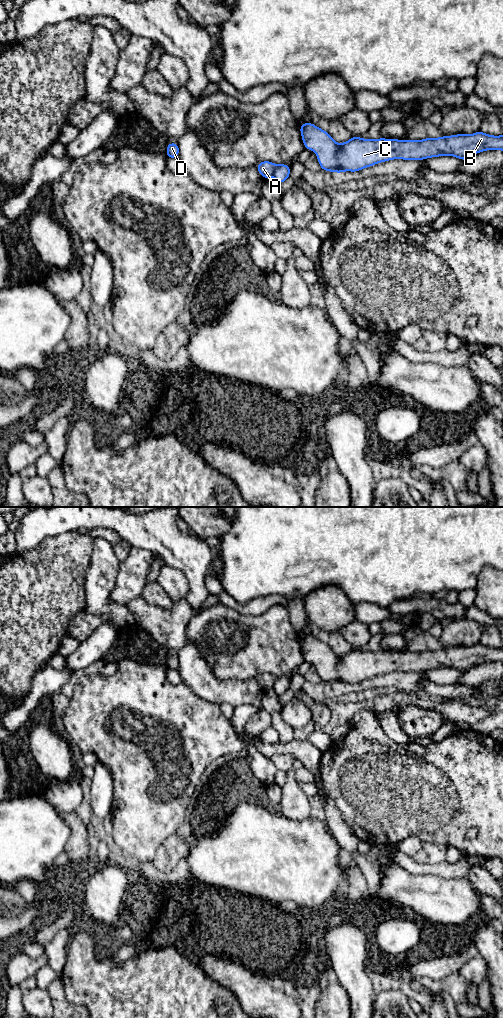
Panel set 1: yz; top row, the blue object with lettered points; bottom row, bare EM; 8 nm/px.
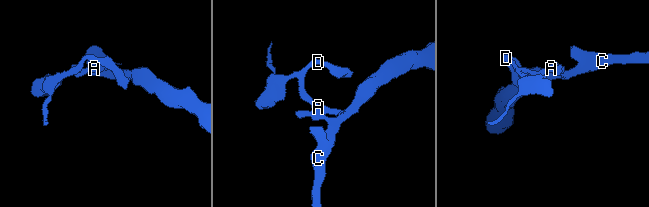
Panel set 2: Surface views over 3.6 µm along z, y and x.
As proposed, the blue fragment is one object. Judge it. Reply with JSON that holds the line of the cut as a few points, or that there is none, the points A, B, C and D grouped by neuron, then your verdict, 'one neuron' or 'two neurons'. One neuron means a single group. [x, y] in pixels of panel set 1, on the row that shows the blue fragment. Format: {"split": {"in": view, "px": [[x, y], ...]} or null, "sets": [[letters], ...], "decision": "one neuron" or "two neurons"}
{"split": {"in": "yz", "px": [[277, 166], [272, 175]]}, "sets": [["A", "D"], ["B", "C"]], "decision": "two neurons"}

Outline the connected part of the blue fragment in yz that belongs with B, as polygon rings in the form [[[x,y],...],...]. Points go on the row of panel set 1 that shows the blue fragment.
[[[303,123],[300,132],[306,149],[315,151],[321,170],[356,172],[377,163],[393,160],[424,160],[438,156],[455,156],[466,160],[486,150],[503,151],[503,135],[492,136],[480,130],[474,134],[457,134],[423,140],[362,139],[353,136],[338,144],[330,134],[314,124]]]

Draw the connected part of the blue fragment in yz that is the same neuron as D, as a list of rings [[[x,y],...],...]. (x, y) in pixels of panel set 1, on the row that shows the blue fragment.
[[[168,143],[166,155],[169,158],[178,158],[179,155],[178,143]]]

